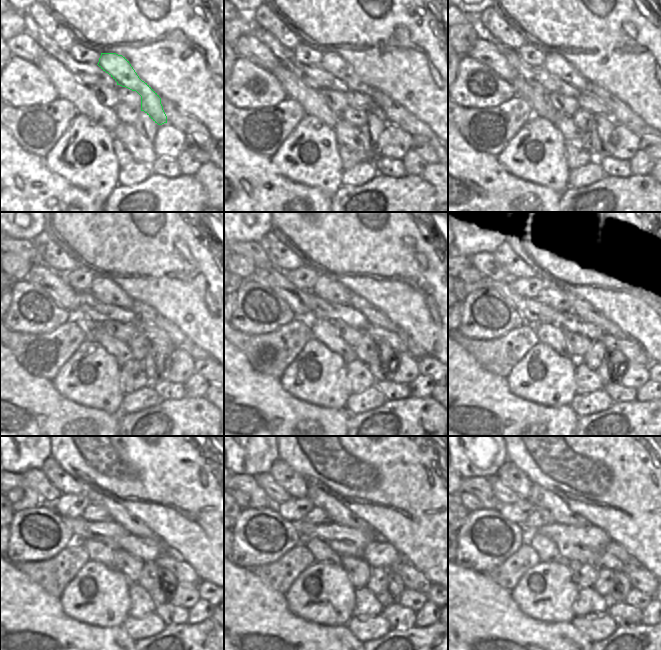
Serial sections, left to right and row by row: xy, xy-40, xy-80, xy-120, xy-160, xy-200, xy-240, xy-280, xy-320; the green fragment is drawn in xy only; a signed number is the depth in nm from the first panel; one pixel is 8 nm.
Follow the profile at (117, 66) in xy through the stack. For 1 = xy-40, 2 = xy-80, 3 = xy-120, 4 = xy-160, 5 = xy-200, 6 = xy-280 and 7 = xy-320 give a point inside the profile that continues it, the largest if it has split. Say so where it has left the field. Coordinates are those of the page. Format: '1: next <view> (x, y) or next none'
1: next xy-40 (332, 63)
2: next xy-80 (557, 65)
3: next xy-120 (105, 290)
4: next xy-160 (329, 290)
5: next xy-200 (555, 297)
6: next xy-280 (317, 516)
7: next xy-320 (540, 517)

